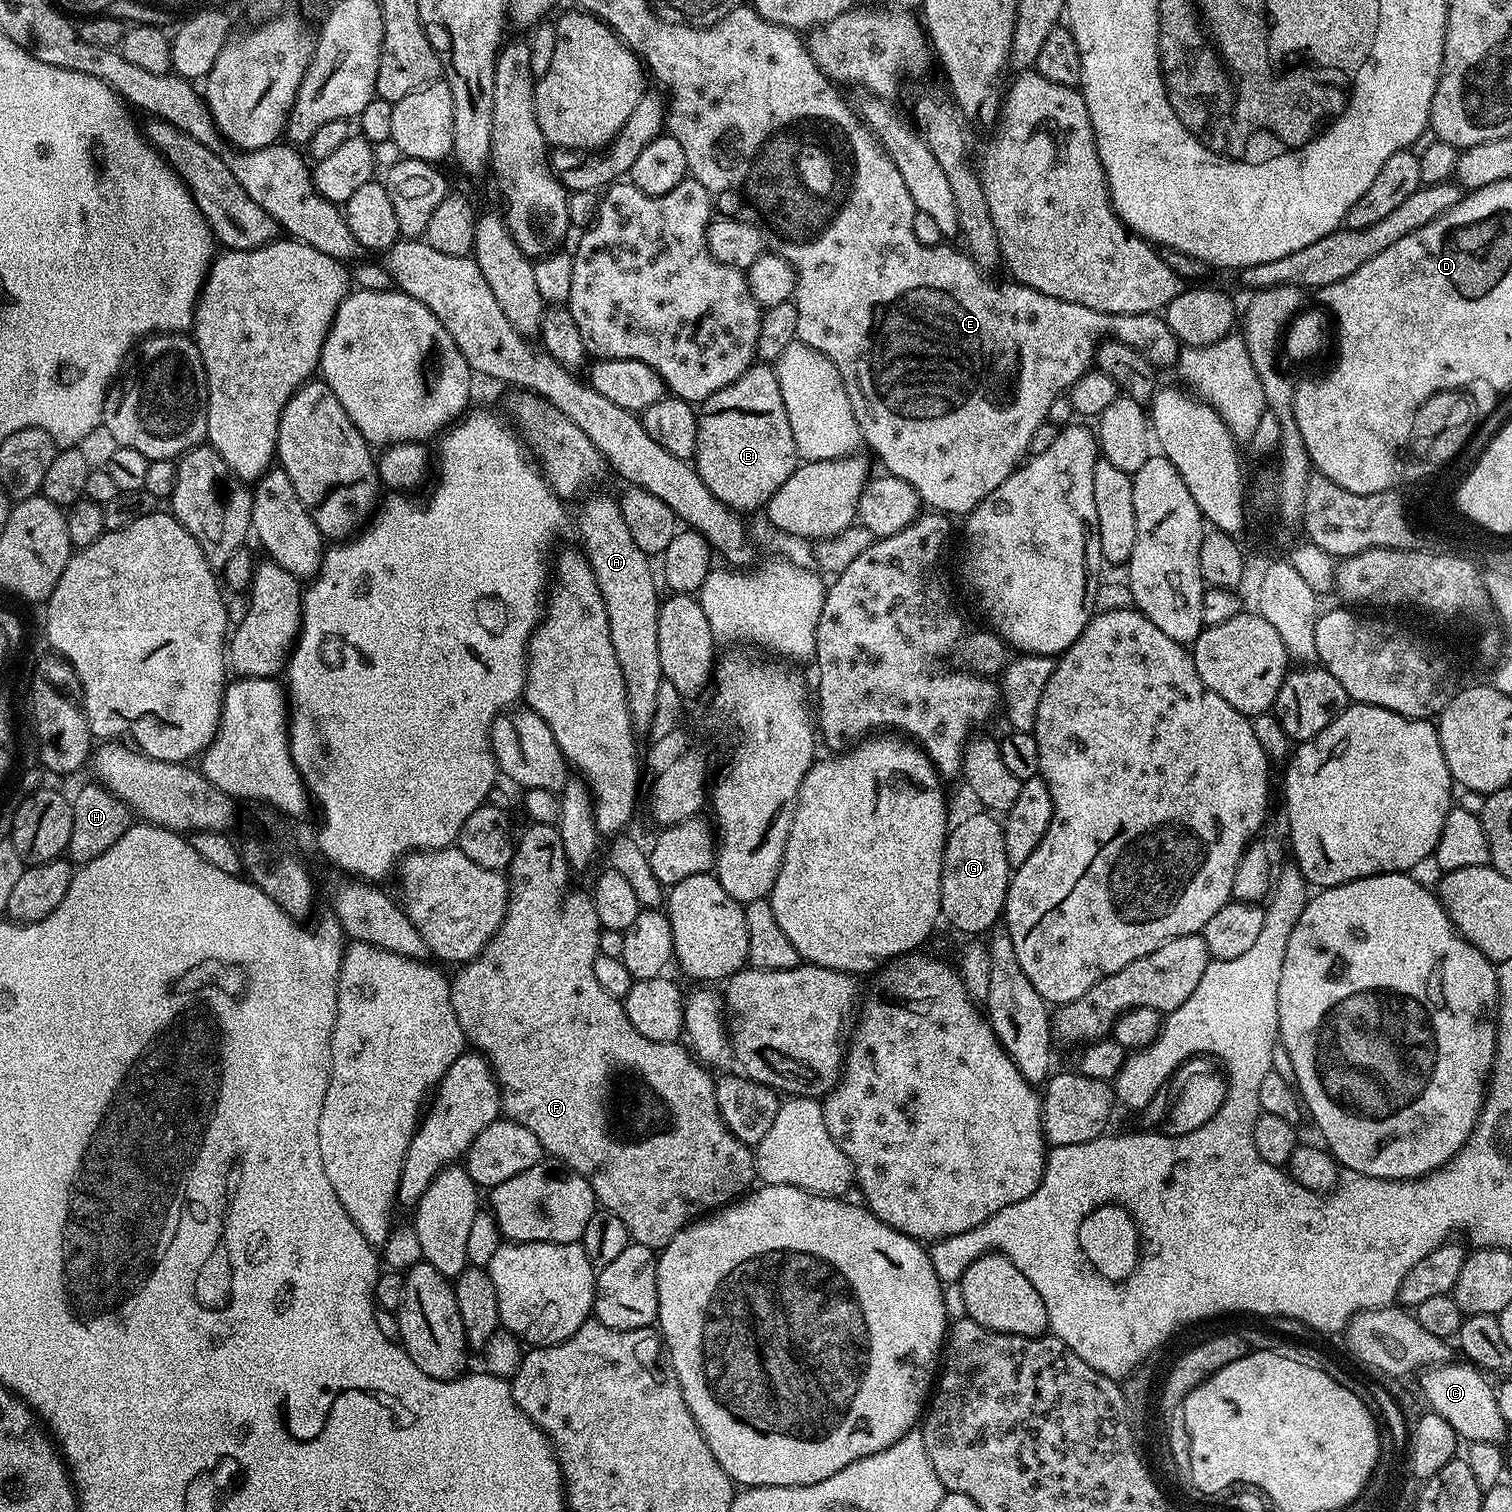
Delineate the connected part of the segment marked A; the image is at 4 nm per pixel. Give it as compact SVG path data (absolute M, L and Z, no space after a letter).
M592 496L580 508L580 540L584 543L582 547L583 555L588 557L588 564L594 570L594 578L598 582L598 590L602 590L602 598L606 602L606 614L610 622L610 642L614 642L614 652L618 654L618 664L622 666L622 674L626 682L626 694L628 695L628 705L630 706L630 718L632 719L632 727L637 733L644 734L649 731L652 719L654 718L655 707L657 705L657 695L659 684L662 679L662 666L658 662L658 614L660 613L661 597L656 597L656 580L658 584L658 576L652 573L652 564L649 553L644 552L638 546L638 542L634 542L634 537L630 535L630 530L626 526L626 518L622 518L622 510L619 503L615 499L612 500L608 496Z

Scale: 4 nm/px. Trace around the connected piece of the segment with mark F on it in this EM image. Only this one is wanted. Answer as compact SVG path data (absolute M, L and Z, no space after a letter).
M529 823L527 827L515 841L513 858L506 869L508 905L502 922L479 954L457 967L460 969L457 970L456 977L453 975L450 980L450 1002L454 1006L454 1014L458 1014L458 1026L462 1026L465 1041L488 1061L496 1076L496 1082L500 1086L500 1107L503 1115L526 1126L526 1130L534 1130L534 1138L538 1138L549 1157L563 1162L579 1176L586 1178L586 1182L590 1182L594 1190L599 1207L605 1212L618 1214L618 1218L626 1222L626 1230L635 1243L653 1250L663 1250L687 1224L745 1195L753 1187L752 1180L757 1179L756 1157L753 1149L734 1138L734 1134L730 1134L730 1130L722 1122L716 1105L716 1080L708 1073L711 1071L683 1043L667 1044L642 1038L642 1034L634 1030L623 1003L602 990L598 978L594 978L594 962L600 955L601 927L591 895L584 891L564 896L564 891L568 888L570 869L559 827L556 824L533 823Z

